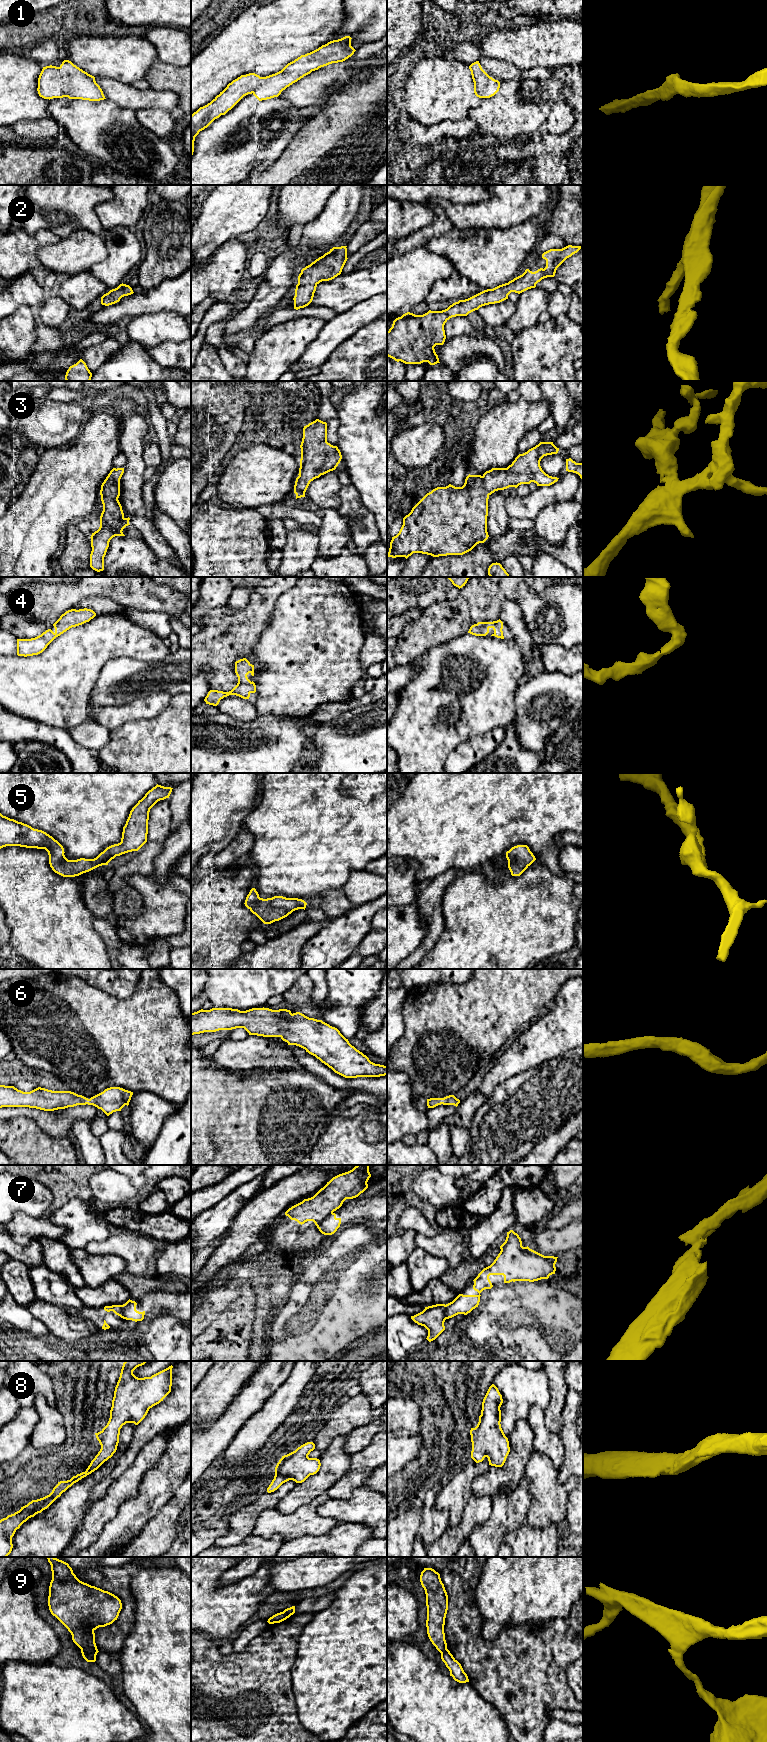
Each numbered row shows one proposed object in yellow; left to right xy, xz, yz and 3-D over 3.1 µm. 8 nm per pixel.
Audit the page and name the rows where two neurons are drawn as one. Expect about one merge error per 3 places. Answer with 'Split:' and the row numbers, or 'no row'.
Split: 7, 9

